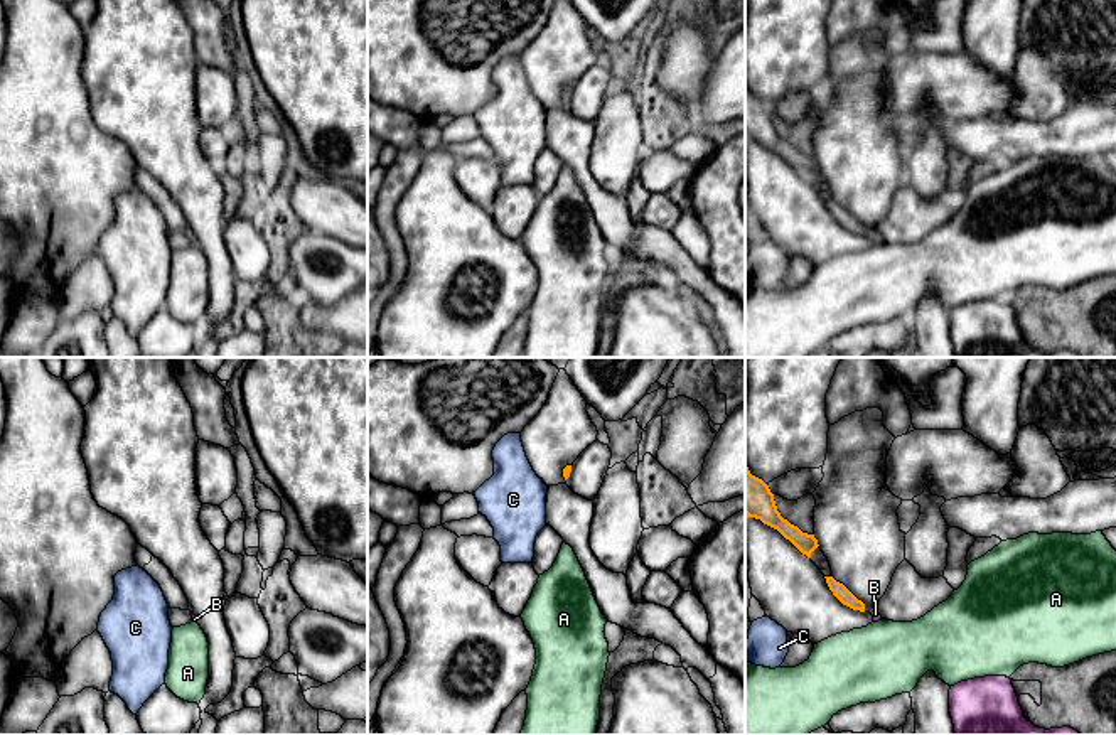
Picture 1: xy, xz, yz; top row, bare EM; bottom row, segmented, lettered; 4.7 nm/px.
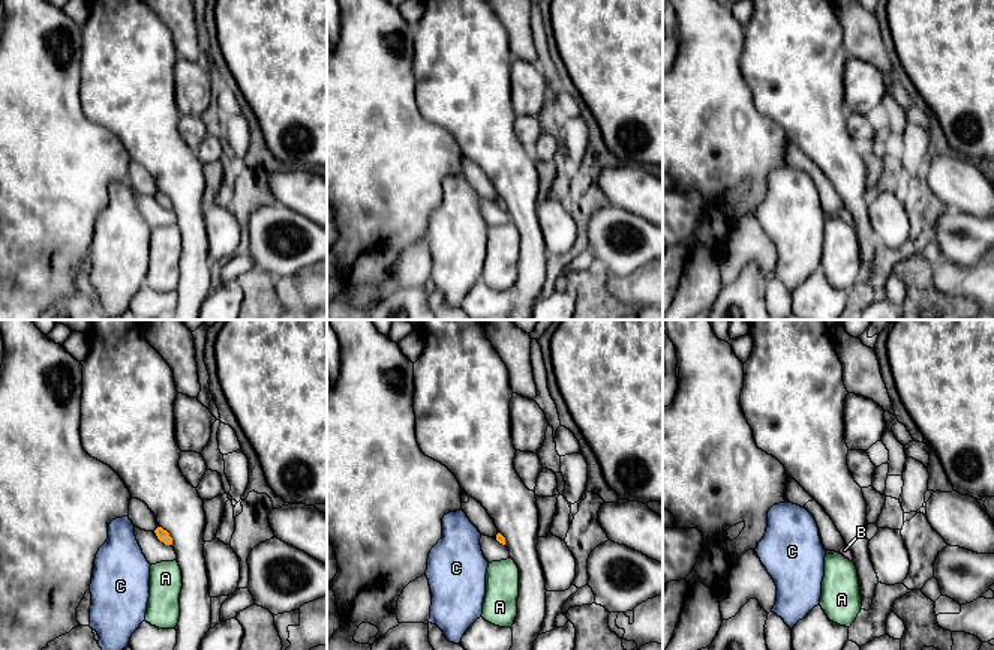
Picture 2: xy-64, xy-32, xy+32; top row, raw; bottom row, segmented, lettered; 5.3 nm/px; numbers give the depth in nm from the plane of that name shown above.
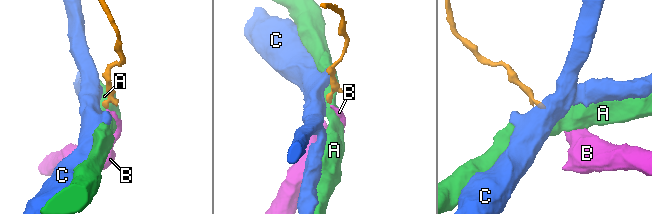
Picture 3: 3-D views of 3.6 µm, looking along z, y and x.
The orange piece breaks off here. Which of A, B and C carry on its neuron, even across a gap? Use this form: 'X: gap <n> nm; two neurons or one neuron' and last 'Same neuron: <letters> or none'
A: gap 70 nm; two neurons
B: gap 40 nm; one neuron
C: gap 90 nm; two neurons
Same neuron: B

